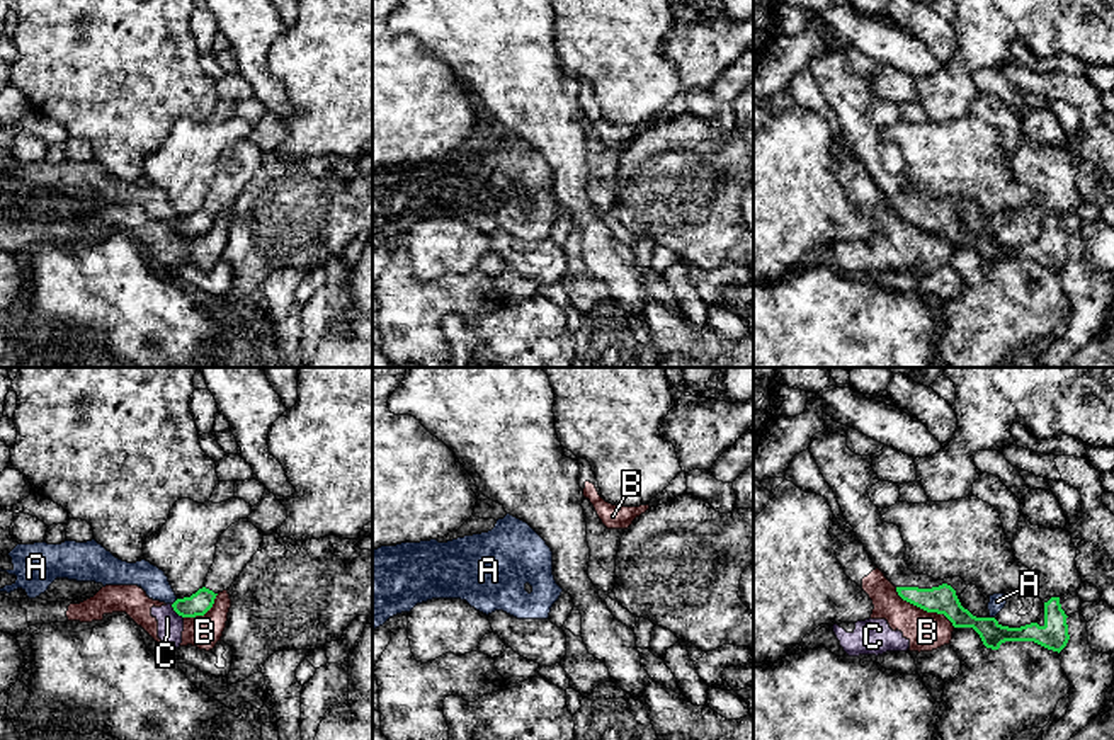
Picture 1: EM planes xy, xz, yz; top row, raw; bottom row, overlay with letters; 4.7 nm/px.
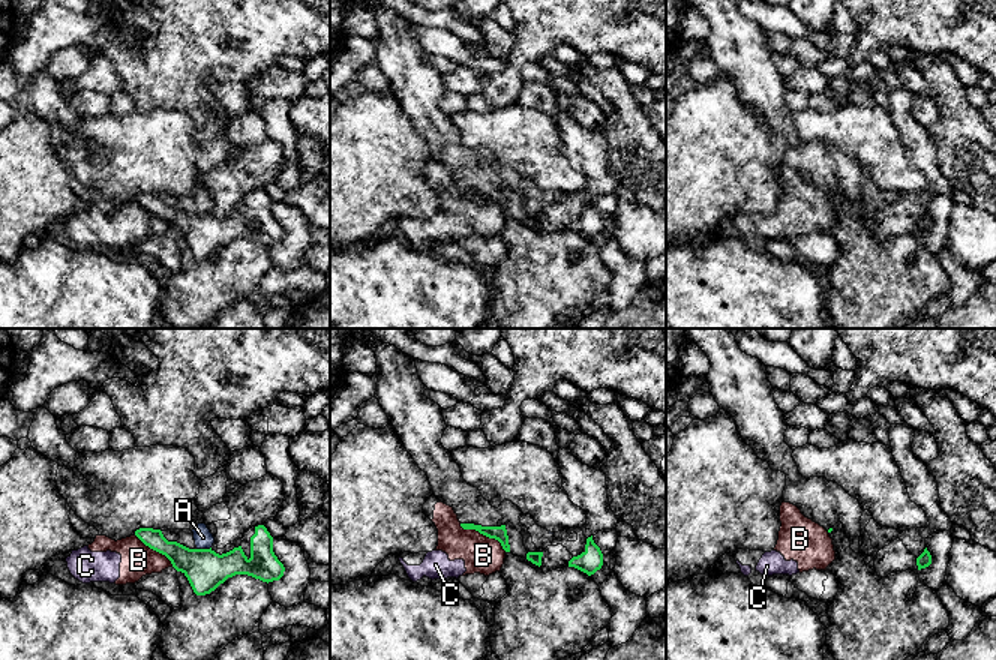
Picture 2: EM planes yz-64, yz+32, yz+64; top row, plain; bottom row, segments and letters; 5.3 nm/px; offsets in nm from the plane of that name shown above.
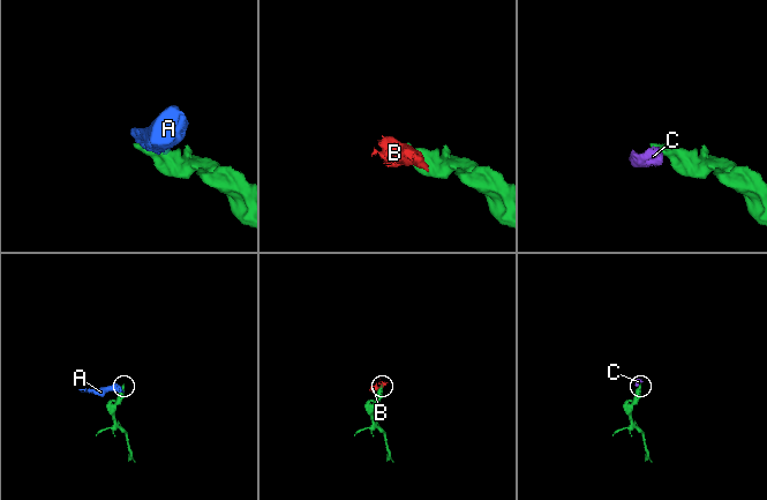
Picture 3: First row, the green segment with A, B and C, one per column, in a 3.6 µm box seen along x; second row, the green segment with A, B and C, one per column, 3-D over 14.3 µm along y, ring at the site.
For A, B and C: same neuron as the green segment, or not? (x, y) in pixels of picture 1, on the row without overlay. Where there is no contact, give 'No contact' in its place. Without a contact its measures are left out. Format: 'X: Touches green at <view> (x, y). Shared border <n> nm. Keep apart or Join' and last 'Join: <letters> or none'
A: Touches green at xy (174, 222). Shared border 40 nm. Keep apart
B: Touches green at yz (924, 228). Shared border 340 nm. Keep apart
C: Touches green at xy (176, 230). Shared border 90 nm. Keep apart
Join: none

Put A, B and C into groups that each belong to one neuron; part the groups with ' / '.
A / B C

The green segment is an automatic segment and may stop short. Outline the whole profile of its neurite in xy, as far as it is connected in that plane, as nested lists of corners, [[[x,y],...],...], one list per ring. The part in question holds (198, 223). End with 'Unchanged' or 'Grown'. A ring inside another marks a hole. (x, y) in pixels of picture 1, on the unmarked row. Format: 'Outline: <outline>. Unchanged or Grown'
Outline: [[[248,138],[231,143],[216,162],[214,182],[206,196],[204,206],[190,216],[177,218],[172,226],[182,236],[204,235],[219,211],[228,209],[243,191],[264,160]]]. Grown

